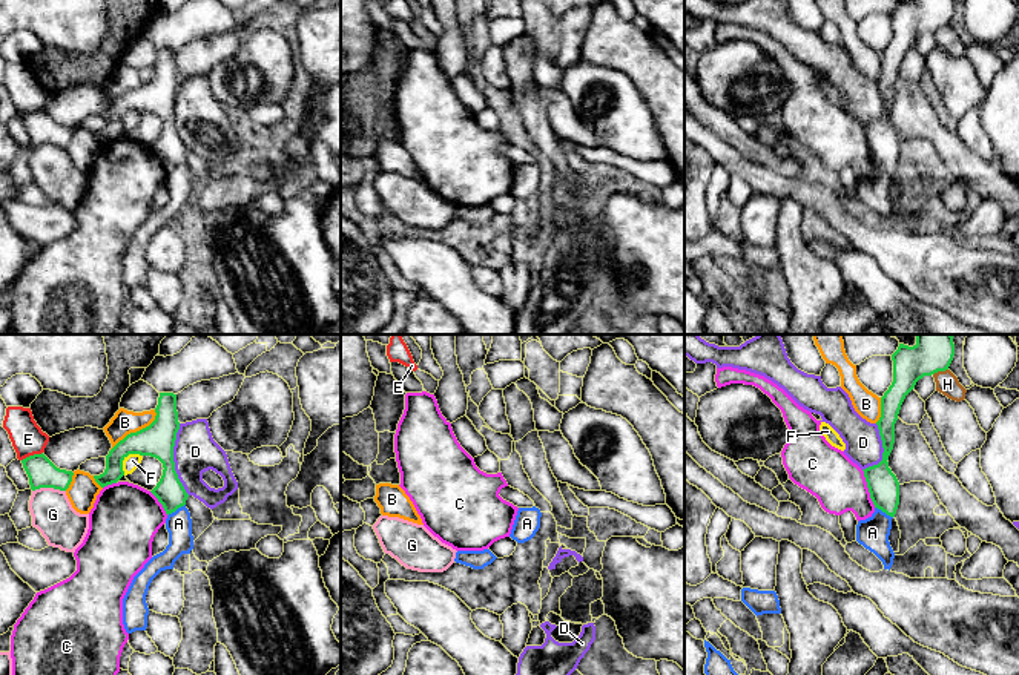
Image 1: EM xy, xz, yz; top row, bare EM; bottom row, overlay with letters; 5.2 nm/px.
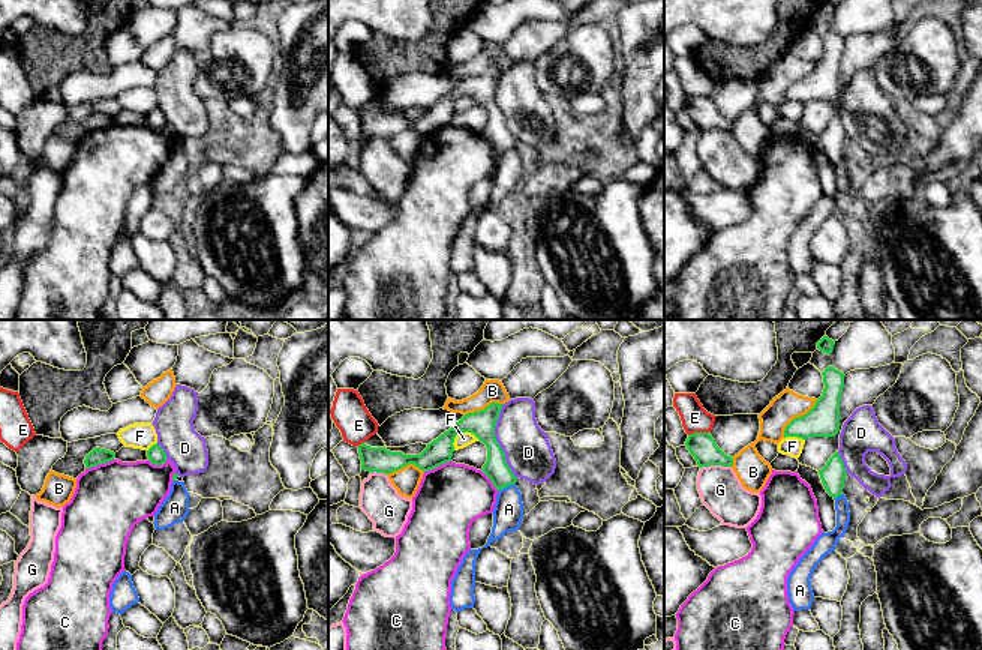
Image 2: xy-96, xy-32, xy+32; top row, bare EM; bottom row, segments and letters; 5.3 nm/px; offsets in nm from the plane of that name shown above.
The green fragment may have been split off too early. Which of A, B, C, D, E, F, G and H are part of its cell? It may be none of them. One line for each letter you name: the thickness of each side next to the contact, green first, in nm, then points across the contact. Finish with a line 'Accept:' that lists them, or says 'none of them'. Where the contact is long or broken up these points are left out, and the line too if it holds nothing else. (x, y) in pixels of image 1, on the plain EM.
Accept: none of them

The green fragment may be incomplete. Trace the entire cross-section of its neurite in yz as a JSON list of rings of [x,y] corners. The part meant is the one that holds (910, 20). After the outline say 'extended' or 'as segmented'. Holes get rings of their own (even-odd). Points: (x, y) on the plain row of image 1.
[[[899,0],[892,11],[893,38],[881,54],[881,74],[876,78],[882,97],[882,117],[864,127],[875,164],[895,173],[899,161],[899,138],[889,124],[889,112],[895,100],[895,80],[905,52],[924,32],[948,26],[955,12],[955,0]]]; as segmented

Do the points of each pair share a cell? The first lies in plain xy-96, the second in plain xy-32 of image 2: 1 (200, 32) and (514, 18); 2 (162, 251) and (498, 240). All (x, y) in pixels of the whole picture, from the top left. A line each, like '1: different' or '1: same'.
1: different
2: different

